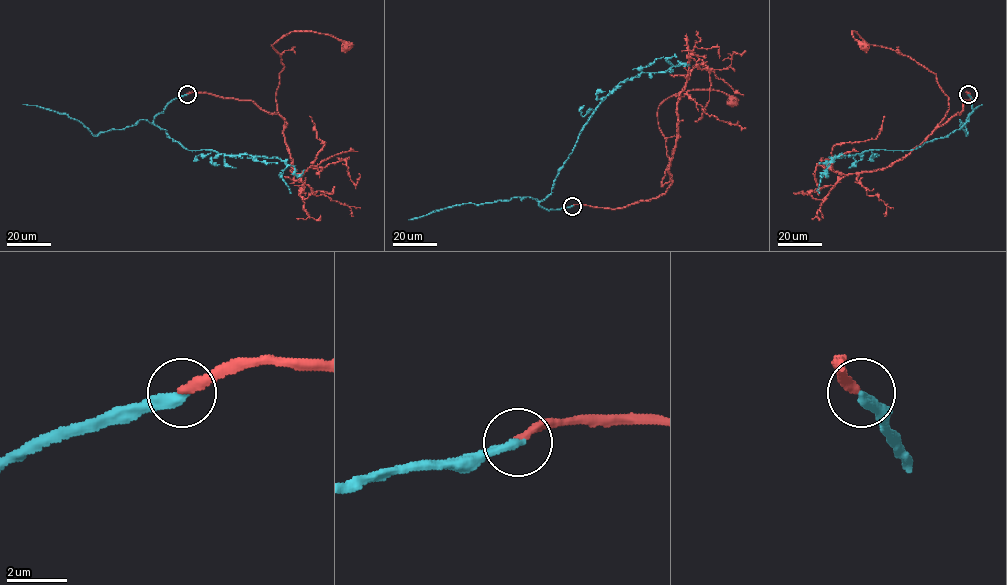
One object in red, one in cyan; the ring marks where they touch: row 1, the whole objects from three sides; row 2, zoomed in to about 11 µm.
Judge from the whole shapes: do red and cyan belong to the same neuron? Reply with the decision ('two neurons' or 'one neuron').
one neuron

